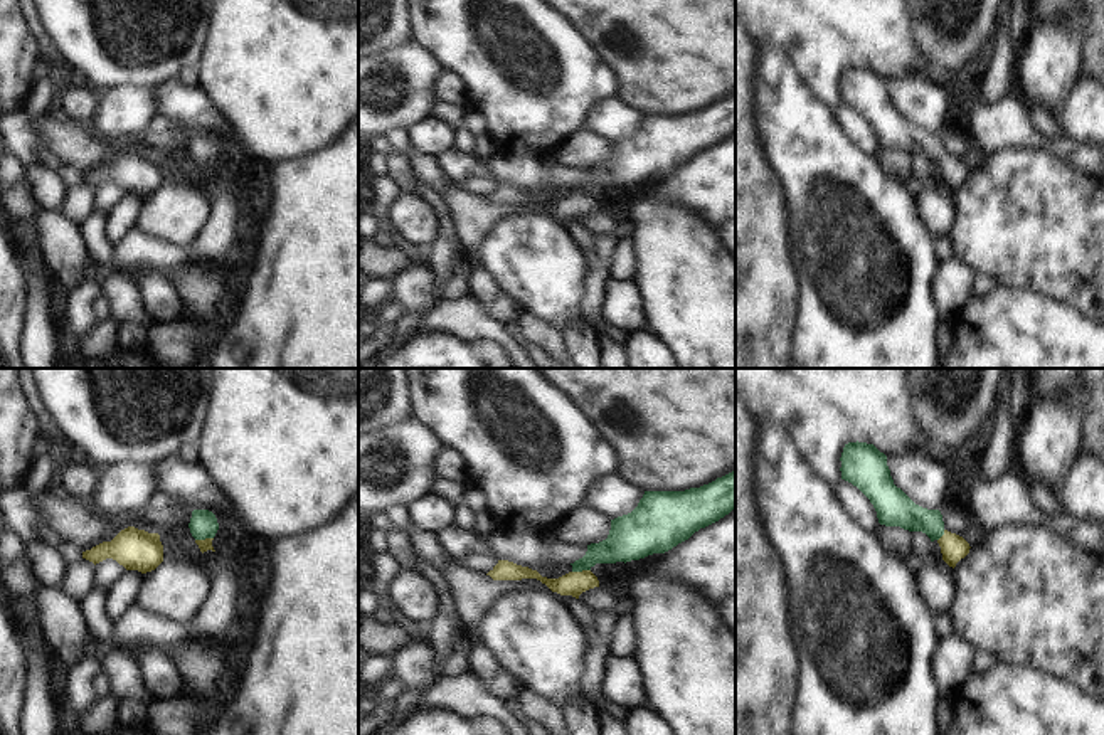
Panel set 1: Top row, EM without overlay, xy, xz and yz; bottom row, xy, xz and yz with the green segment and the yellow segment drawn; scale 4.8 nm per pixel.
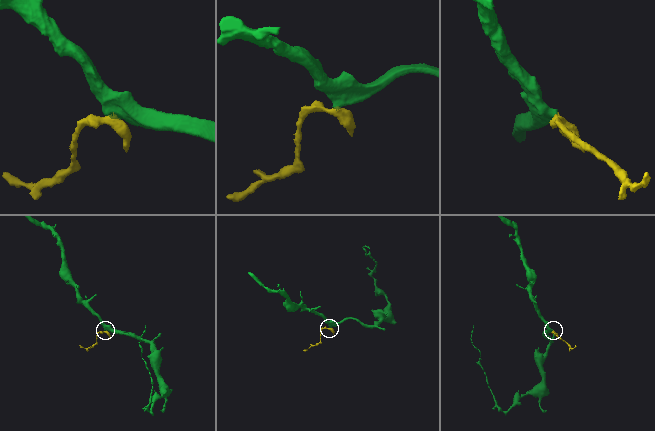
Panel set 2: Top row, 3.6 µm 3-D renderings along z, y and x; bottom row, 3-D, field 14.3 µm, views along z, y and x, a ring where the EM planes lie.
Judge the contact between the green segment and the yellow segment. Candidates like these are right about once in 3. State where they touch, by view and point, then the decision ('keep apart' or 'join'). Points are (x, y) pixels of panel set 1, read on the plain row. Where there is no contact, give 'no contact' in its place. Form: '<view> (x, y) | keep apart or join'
xy (204, 162) | join

